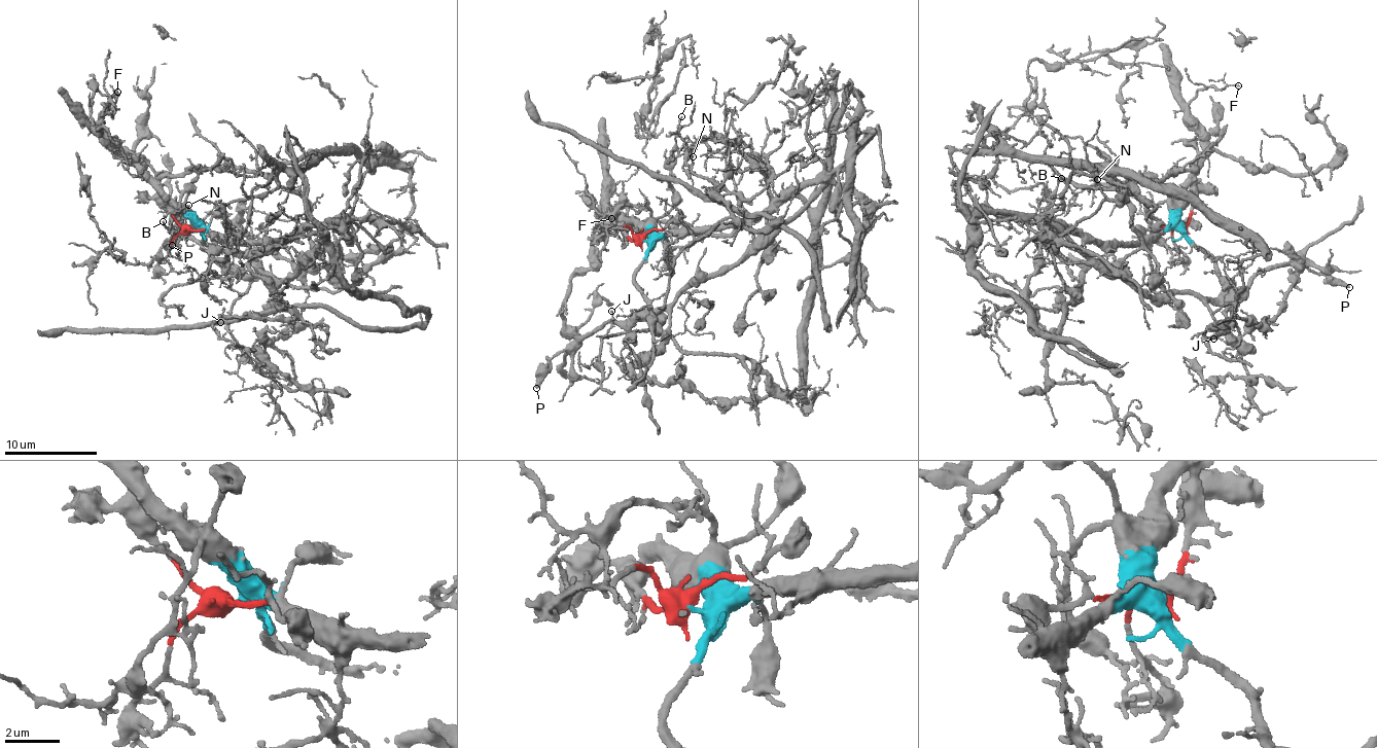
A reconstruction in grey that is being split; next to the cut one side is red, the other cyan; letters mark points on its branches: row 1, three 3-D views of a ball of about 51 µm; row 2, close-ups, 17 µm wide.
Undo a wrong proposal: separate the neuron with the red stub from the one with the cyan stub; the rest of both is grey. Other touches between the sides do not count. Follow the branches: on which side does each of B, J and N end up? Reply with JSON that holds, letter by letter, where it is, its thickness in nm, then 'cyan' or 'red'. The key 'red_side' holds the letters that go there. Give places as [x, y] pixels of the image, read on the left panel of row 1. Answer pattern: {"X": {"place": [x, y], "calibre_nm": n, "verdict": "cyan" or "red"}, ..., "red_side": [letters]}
{"B": {"place": [163, 221], "calibre_nm": 120, "verdict": "cyan"}, "J": {"place": [220, 322], "calibre_nm": 110, "verdict": "cyan"}, "N": {"place": [188, 205], "calibre_nm": 120, "verdict": "cyan"}, "red_side": []}

